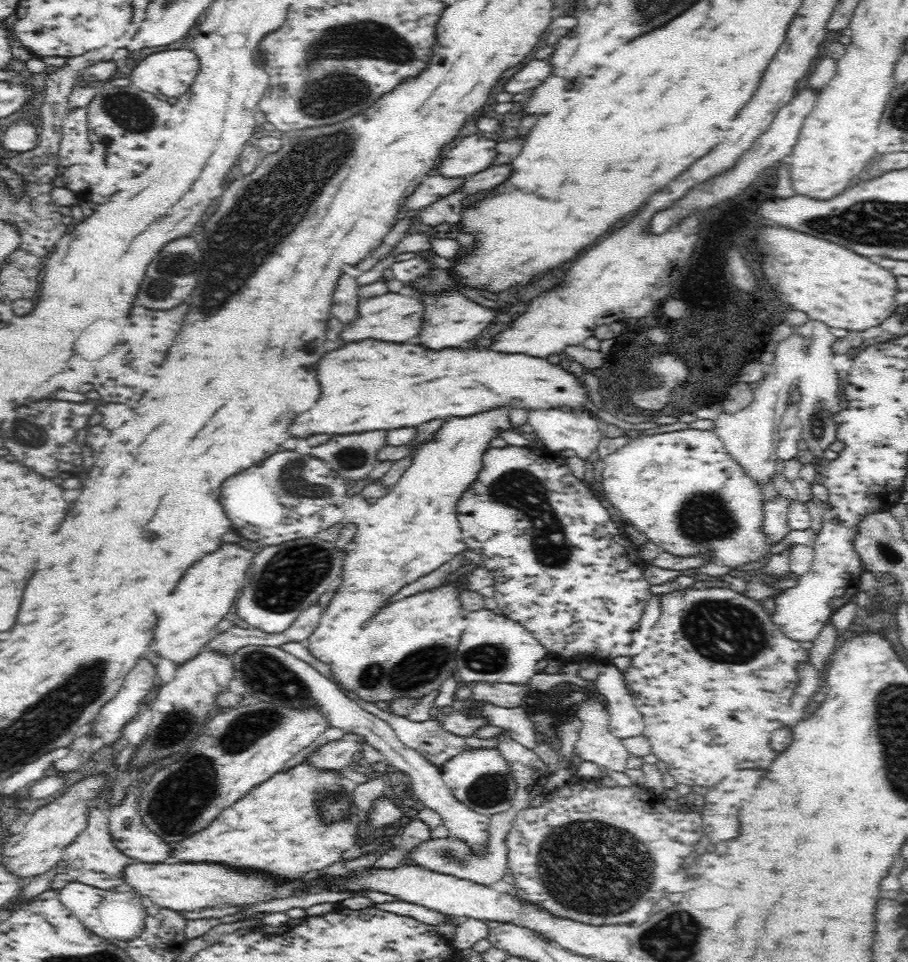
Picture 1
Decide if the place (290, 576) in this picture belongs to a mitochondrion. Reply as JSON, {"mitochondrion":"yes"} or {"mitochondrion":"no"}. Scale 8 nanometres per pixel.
{"mitochondrion":"yes"}

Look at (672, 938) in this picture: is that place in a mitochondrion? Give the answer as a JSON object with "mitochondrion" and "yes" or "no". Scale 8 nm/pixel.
{"mitochondrion":"yes"}

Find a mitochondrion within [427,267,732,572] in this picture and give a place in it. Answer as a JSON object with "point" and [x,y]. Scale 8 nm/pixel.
{"point":[522,490]}

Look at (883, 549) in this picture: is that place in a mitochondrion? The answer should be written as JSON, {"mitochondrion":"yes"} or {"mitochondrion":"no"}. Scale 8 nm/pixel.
{"mitochondrion":"yes"}

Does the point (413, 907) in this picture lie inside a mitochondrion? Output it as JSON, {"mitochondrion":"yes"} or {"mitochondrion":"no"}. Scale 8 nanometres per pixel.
{"mitochondrion":"no"}

